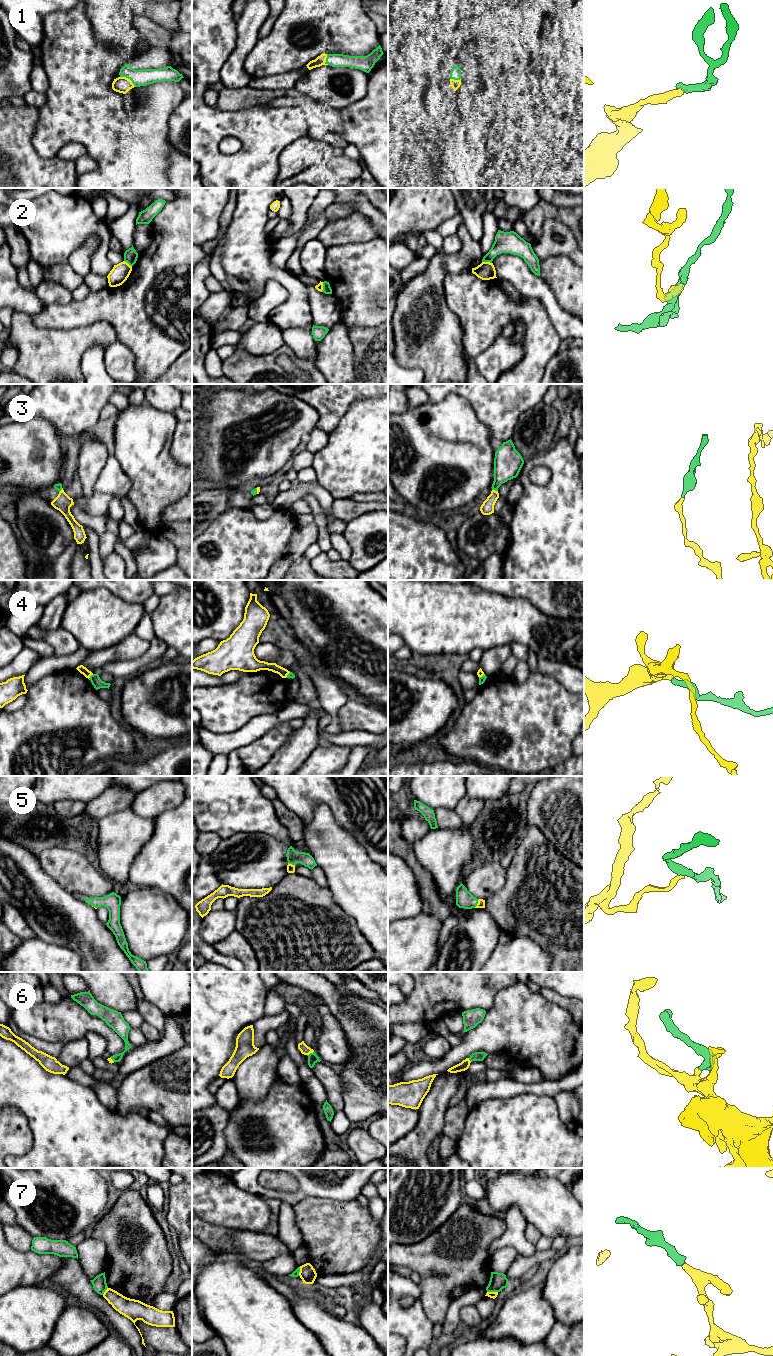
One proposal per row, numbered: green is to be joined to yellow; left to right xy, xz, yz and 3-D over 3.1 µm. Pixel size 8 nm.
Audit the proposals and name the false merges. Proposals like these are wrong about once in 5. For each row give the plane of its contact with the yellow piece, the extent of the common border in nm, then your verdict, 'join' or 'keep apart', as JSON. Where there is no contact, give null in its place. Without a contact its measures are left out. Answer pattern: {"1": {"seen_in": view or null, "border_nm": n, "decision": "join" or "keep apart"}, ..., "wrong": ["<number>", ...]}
{"1": {"seen_in": "xy", "border_nm": 150, "decision": "join"}, "2": {"seen_in": "yz", "border_nm": 80, "decision": "keep apart"}, "3": {"seen_in": "yz", "border_nm": 50, "decision": "join"}, "4": {"seen_in": "xy", "border_nm": 60, "decision": "keep apart"}, "5": {"seen_in": "yz", "border_nm": 80, "decision": "join"}, "6": {"seen_in": "xz", "border_nm": 70, "decision": "join"}, "7": {"seen_in": "yz", "border_nm": 90, "decision": "keep apart"}, "wrong": ["2", "4", "7"]}

